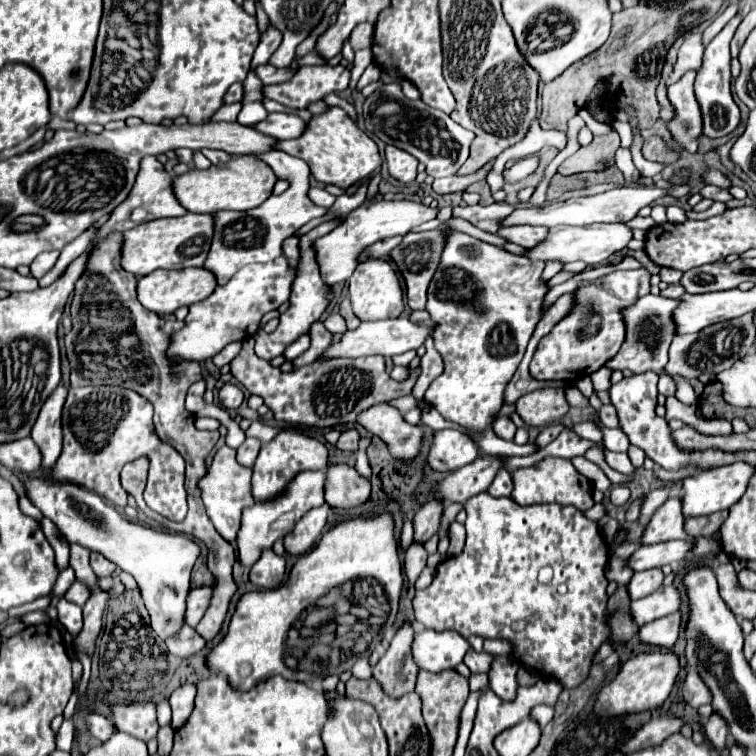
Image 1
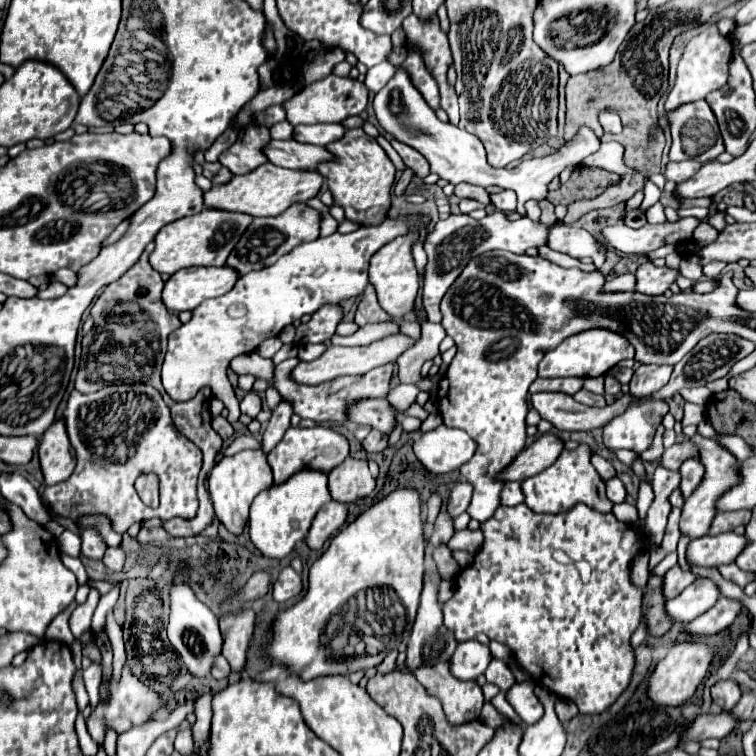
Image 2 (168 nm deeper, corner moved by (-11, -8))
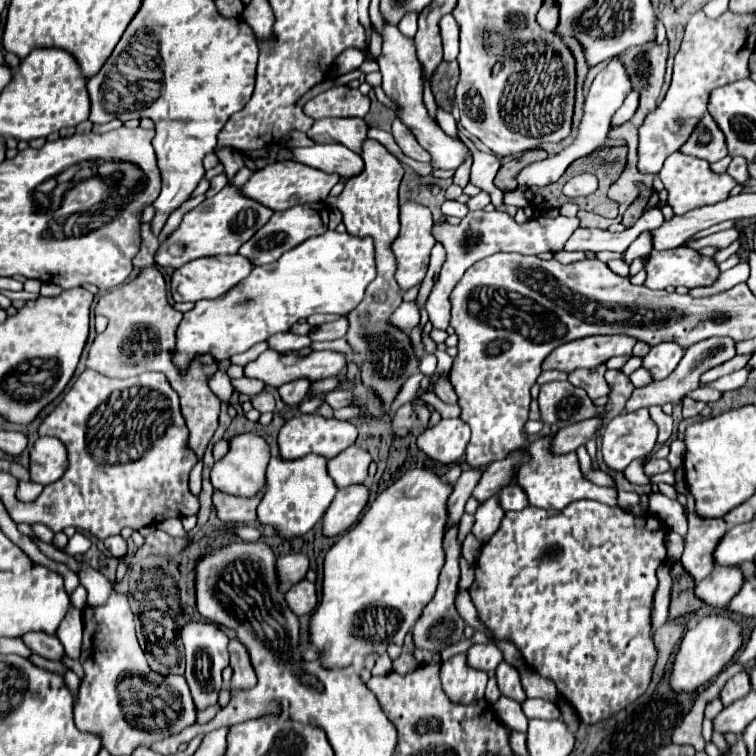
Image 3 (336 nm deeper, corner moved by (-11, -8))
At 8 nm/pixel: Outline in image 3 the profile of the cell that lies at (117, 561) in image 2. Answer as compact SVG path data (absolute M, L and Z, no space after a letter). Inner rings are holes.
M117 534L117 536L109 536L107 540L105 540L105 548L117 558L117 556L123 556L123 554L127 554L127 542Z

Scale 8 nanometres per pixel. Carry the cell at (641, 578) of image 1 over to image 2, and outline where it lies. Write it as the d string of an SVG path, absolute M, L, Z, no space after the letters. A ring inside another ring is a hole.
M673 566L671 570L667 570L663 574L663 596L675 598L677 594L683 592L683 588L687 588L691 582L695 580L693 572L683 572L679 566Z

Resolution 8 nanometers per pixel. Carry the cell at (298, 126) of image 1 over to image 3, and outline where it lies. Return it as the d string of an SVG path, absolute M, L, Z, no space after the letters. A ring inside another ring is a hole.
M321 118L315 120L307 136L317 144L343 144L361 154L367 130L369 126L363 118Z

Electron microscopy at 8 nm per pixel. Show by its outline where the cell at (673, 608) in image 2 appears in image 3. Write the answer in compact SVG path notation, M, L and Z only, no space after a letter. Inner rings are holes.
M717 566L711 576L697 582L695 594L707 604L723 608L743 588L743 582L745 576L739 566Z

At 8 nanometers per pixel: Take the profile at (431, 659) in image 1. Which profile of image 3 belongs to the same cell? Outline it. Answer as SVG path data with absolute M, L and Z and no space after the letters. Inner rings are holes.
M475 644L467 650L469 666L485 672L493 672L503 662L503 652L493 644Z

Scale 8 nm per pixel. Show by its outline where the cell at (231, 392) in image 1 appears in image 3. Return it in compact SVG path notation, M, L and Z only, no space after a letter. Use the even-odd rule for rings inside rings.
M265 390L257 396L253 396L251 400L253 400L253 408L257 408L259 412L273 412L275 410L275 398Z

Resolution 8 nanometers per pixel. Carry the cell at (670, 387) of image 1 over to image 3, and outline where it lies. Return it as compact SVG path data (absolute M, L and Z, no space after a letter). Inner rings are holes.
M697 388L697 390L693 390L693 392L689 392L689 396L691 398L695 398L695 400L703 400L703 402L715 402L715 400L719 400L723 394L719 392L719 390L713 390L713 388Z

